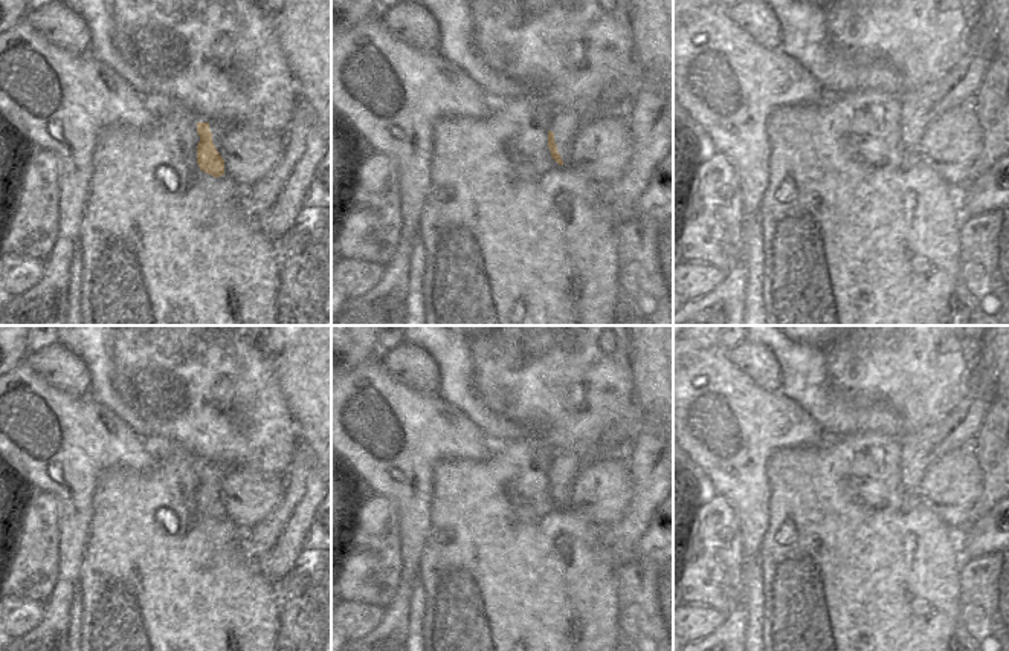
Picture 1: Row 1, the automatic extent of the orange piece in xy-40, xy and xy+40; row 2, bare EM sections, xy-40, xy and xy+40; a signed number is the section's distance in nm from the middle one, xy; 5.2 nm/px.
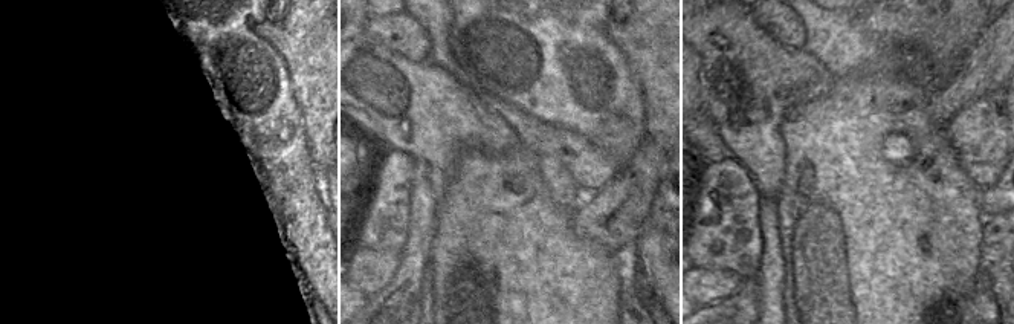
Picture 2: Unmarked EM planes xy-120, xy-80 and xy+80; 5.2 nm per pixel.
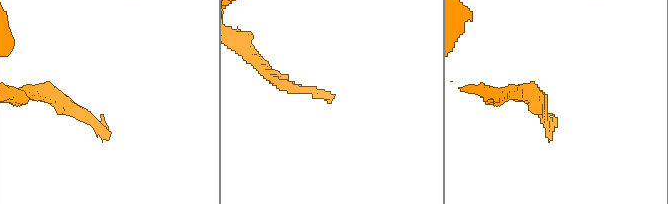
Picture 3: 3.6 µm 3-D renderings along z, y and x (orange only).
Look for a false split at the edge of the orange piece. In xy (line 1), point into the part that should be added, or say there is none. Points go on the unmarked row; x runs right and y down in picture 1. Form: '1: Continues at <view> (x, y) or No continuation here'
1: No continuation here.

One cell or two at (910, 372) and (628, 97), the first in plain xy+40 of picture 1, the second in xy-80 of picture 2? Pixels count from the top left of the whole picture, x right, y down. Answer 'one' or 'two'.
one

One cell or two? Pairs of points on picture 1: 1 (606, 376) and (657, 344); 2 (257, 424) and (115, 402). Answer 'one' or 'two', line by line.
1: two
2: two

